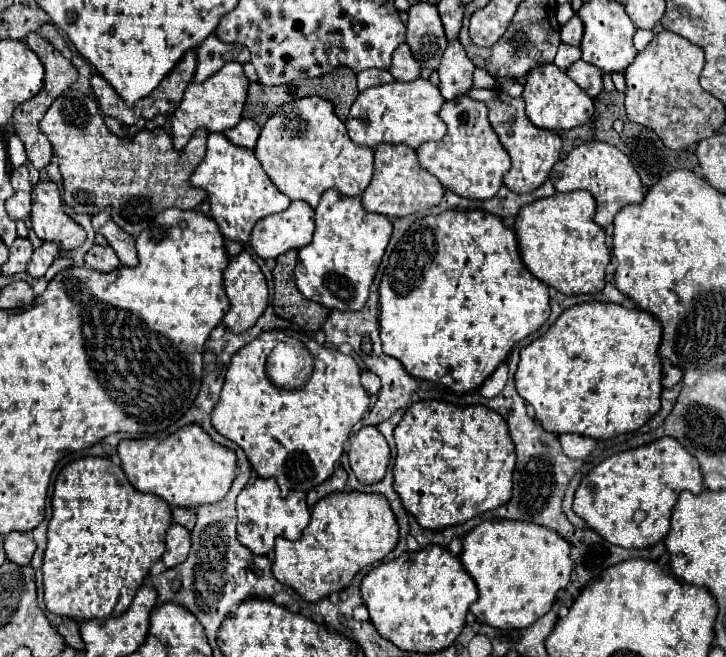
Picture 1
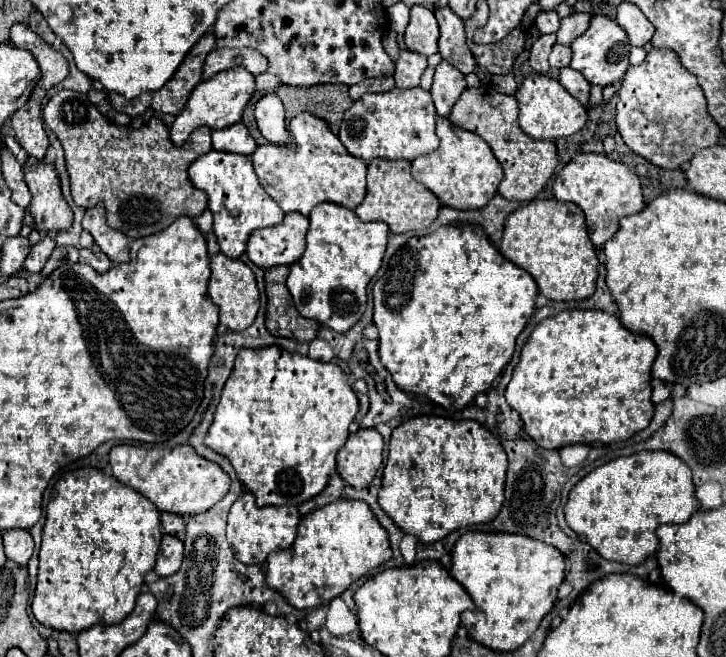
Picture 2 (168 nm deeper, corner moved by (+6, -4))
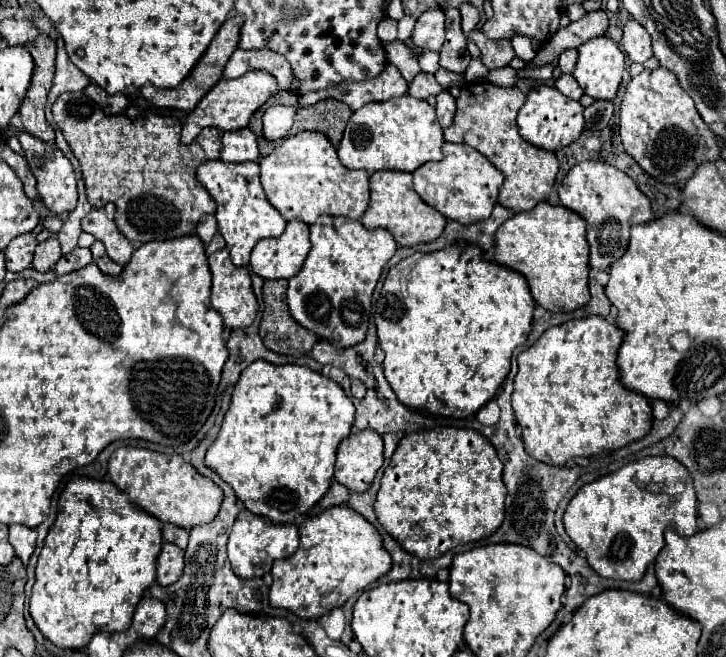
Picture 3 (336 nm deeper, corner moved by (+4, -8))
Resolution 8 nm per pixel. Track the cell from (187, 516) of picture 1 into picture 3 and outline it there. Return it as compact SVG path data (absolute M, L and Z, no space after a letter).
M164 524L162 526L162 536L164 536L166 542L172 542L172 544L180 546L182 550L188 544L188 530L184 530L180 526L174 526L174 524Z

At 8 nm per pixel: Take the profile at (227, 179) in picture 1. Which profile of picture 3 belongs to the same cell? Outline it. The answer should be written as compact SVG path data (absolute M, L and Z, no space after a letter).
M208 160L198 166L196 172L198 182L210 192L216 202L216 220L218 232L224 236L226 248L230 258L236 266L248 266L250 252L262 238L278 238L284 228L286 220L282 214L268 202L262 184L260 184L260 166L258 162L242 162L230 164L224 160Z

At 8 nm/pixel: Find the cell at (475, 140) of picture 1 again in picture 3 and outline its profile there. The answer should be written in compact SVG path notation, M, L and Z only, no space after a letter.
M442 144L444 158L440 162L426 162L418 170L414 170L414 190L420 198L436 208L442 216L458 220L460 224L472 224L478 220L486 220L492 214L494 204L498 202L498 192L504 182L502 172L490 164L476 148L468 144Z

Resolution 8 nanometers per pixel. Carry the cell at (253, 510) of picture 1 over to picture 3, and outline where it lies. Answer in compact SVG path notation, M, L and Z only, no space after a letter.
M240 510L230 538L228 538L228 560L232 570L242 578L264 576L270 572L272 562L278 558L288 558L298 548L298 526L296 524L272 524L264 516L252 514L250 510Z

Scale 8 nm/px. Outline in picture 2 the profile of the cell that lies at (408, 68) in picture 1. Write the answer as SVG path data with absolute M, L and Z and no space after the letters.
M402 50L398 62L396 62L396 86L398 88L416 88L420 84L420 76L426 70L426 58L420 54L414 54L410 50Z

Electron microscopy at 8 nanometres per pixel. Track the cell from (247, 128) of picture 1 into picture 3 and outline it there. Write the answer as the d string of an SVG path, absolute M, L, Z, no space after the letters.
M242 128L236 132L224 132L222 134L222 152L220 160L224 162L258 162L258 142L252 130Z

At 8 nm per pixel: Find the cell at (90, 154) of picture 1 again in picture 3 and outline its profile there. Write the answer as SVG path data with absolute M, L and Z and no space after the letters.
M84 92L62 94L52 106L52 114L54 122L62 130L66 142L80 162L90 204L98 208L112 202L116 206L116 226L134 246L150 240L170 240L184 234L194 234L200 216L212 214L216 210L216 204L206 188L196 182L196 168L206 160L220 158L220 130L204 128L190 146L184 146L180 142L180 122L176 118L160 114L146 114L134 120L124 114L106 116L100 106Z

